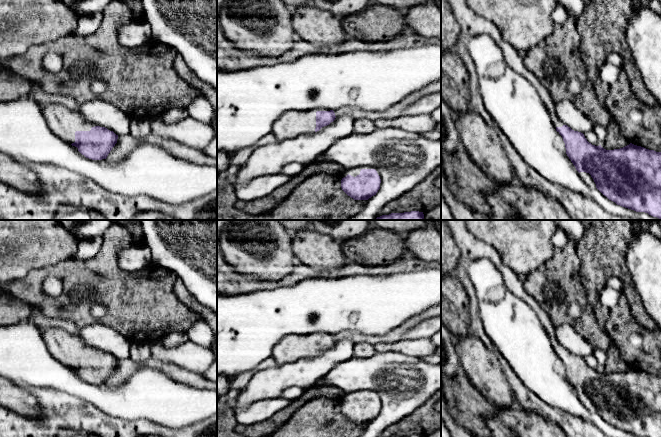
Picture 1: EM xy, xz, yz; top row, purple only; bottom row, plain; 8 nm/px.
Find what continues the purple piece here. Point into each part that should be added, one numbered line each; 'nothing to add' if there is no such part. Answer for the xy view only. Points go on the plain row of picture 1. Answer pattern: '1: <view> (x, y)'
1: xy (64, 346)

